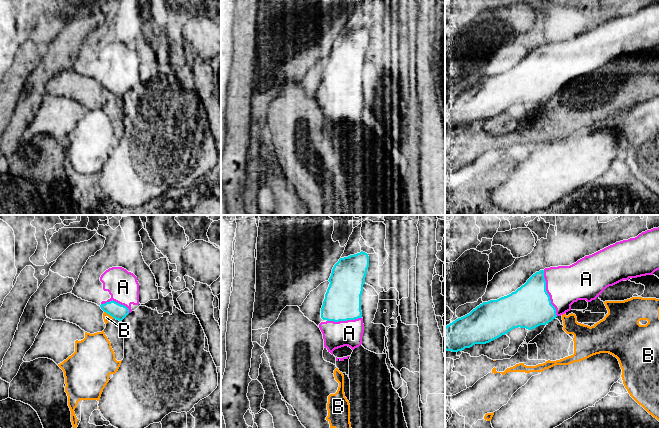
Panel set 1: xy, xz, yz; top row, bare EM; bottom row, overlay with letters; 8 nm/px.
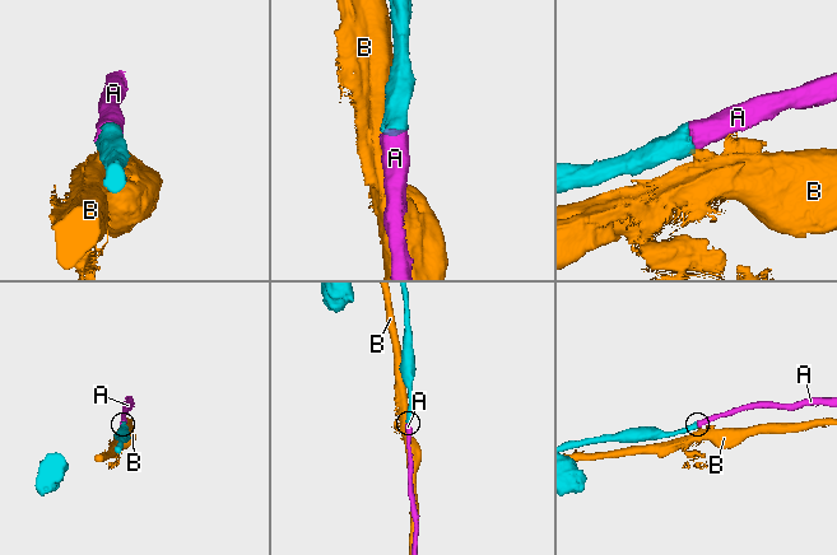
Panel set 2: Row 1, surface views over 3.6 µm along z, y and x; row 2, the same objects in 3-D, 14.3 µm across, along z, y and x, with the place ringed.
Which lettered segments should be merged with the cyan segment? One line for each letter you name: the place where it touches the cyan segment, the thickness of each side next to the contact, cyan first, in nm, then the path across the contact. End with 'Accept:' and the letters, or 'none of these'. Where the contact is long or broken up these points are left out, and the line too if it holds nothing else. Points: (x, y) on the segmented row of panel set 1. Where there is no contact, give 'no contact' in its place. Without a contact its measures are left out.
A: meets cyan in yz at (547, 293); 340 nm thick on the cyan side, 300 nm on the other; runs through yz (529, 306), (538, 302), (547, 293), (565, 285)
Accept: A

